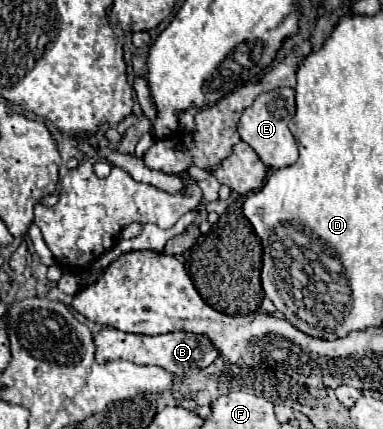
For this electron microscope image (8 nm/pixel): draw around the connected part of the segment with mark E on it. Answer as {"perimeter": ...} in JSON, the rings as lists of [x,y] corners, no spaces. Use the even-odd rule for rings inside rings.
{"perimeter":[[[276,88],[270,92],[264,92],[254,100],[250,108],[242,114],[238,122],[238,134],[240,138],[252,146],[252,150],[258,154],[258,158],[270,168],[270,170],[280,170],[298,158],[298,148],[292,132],[288,130],[288,122],[294,116],[294,90],[292,88]]]}

